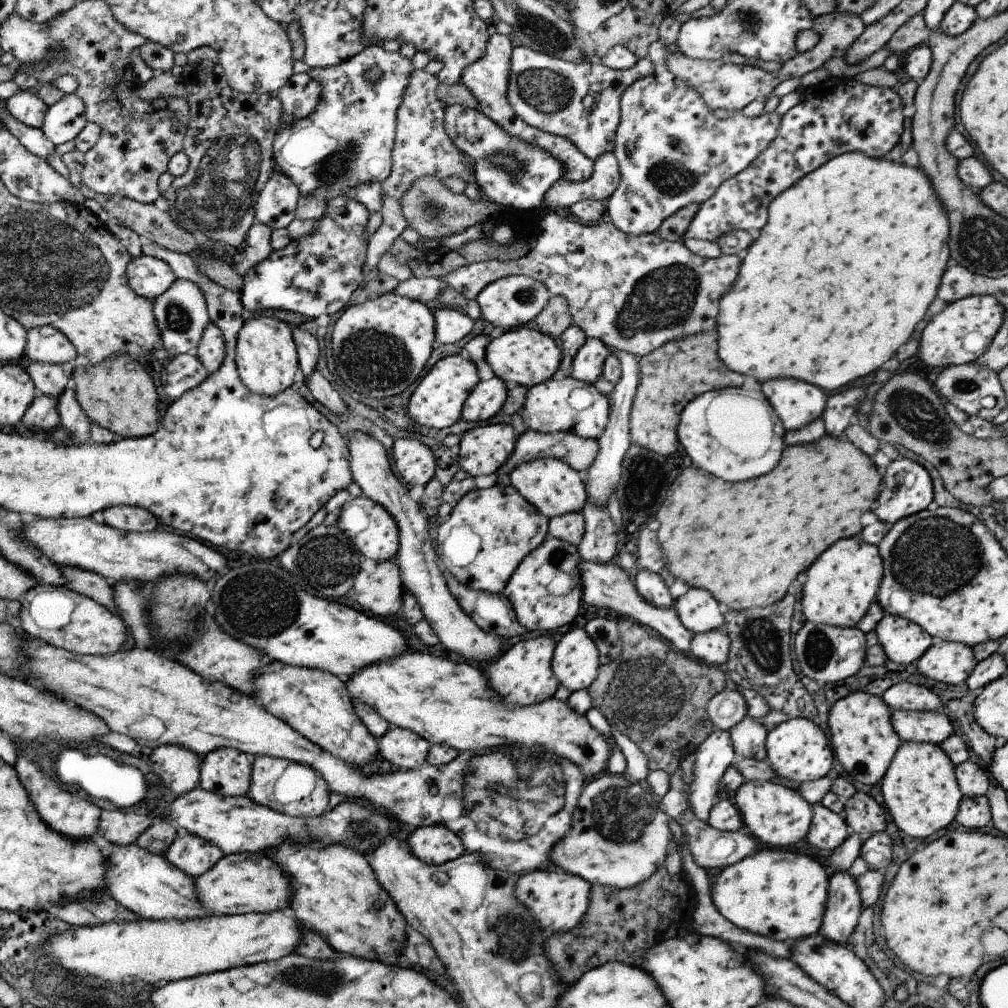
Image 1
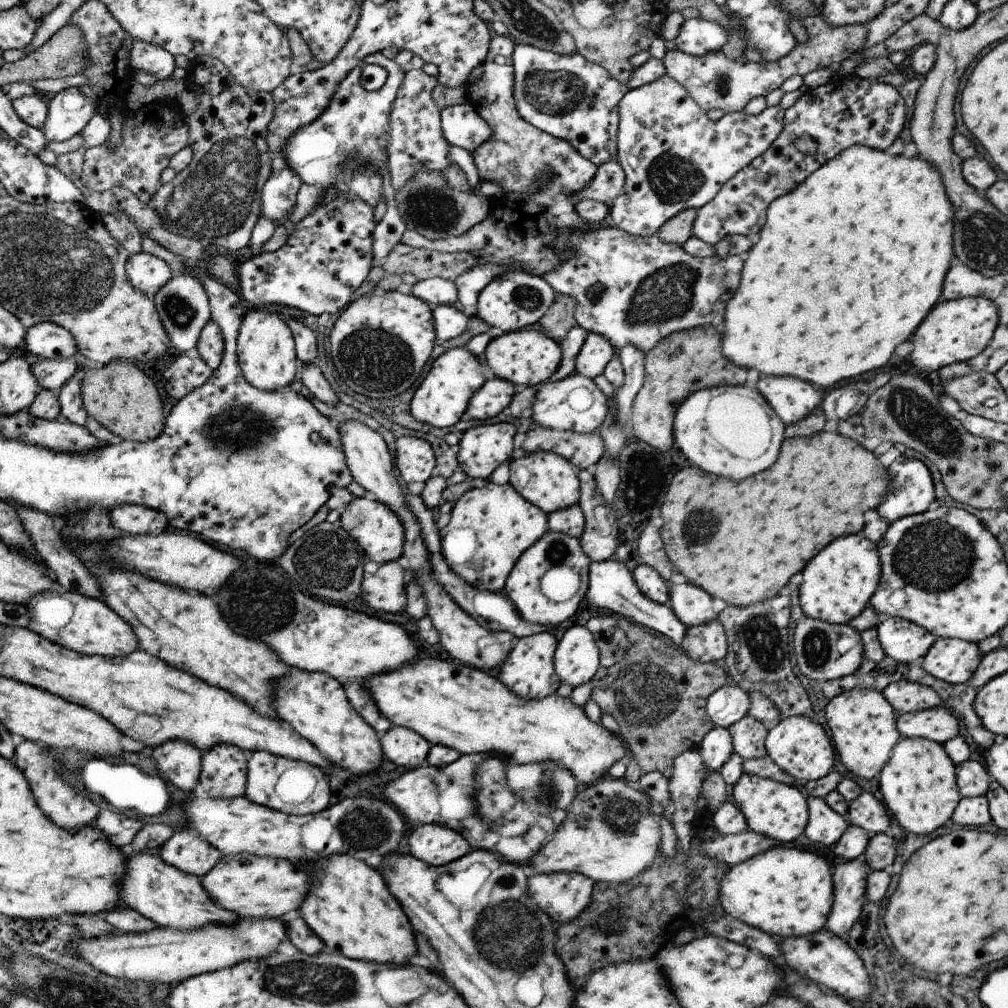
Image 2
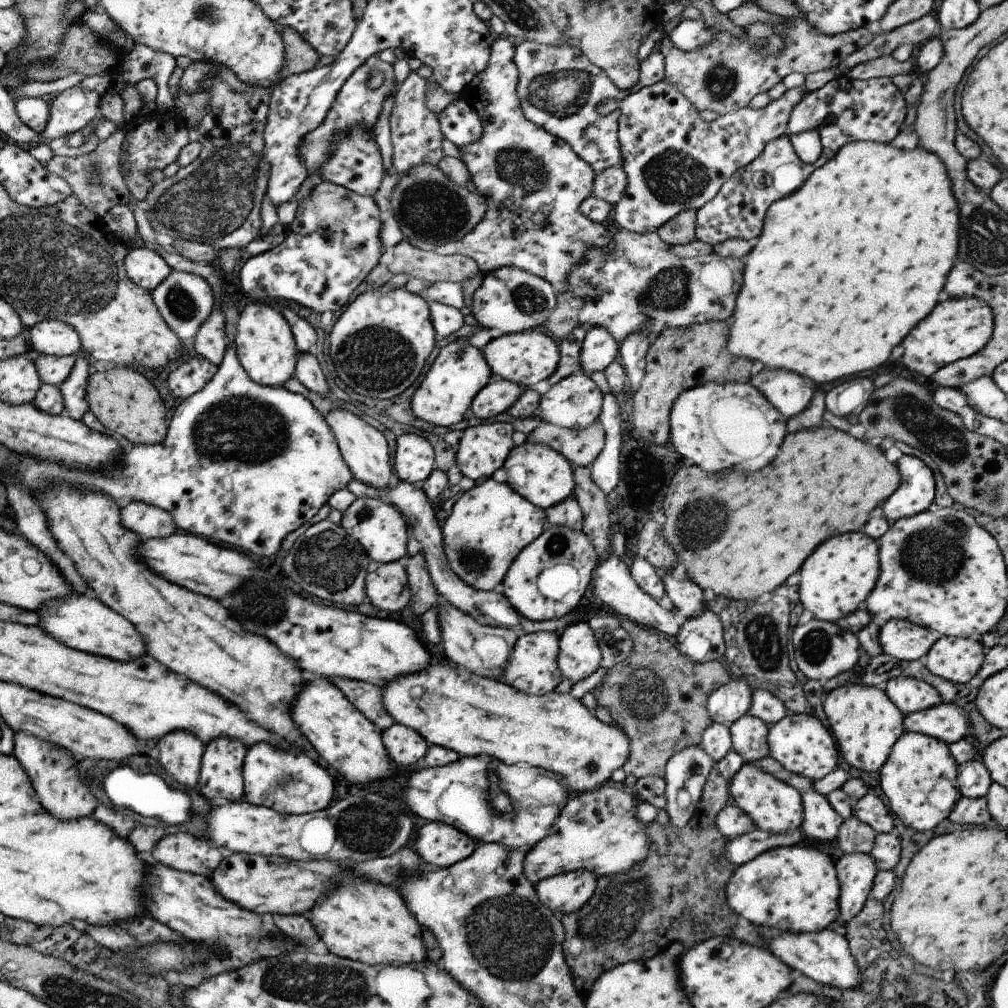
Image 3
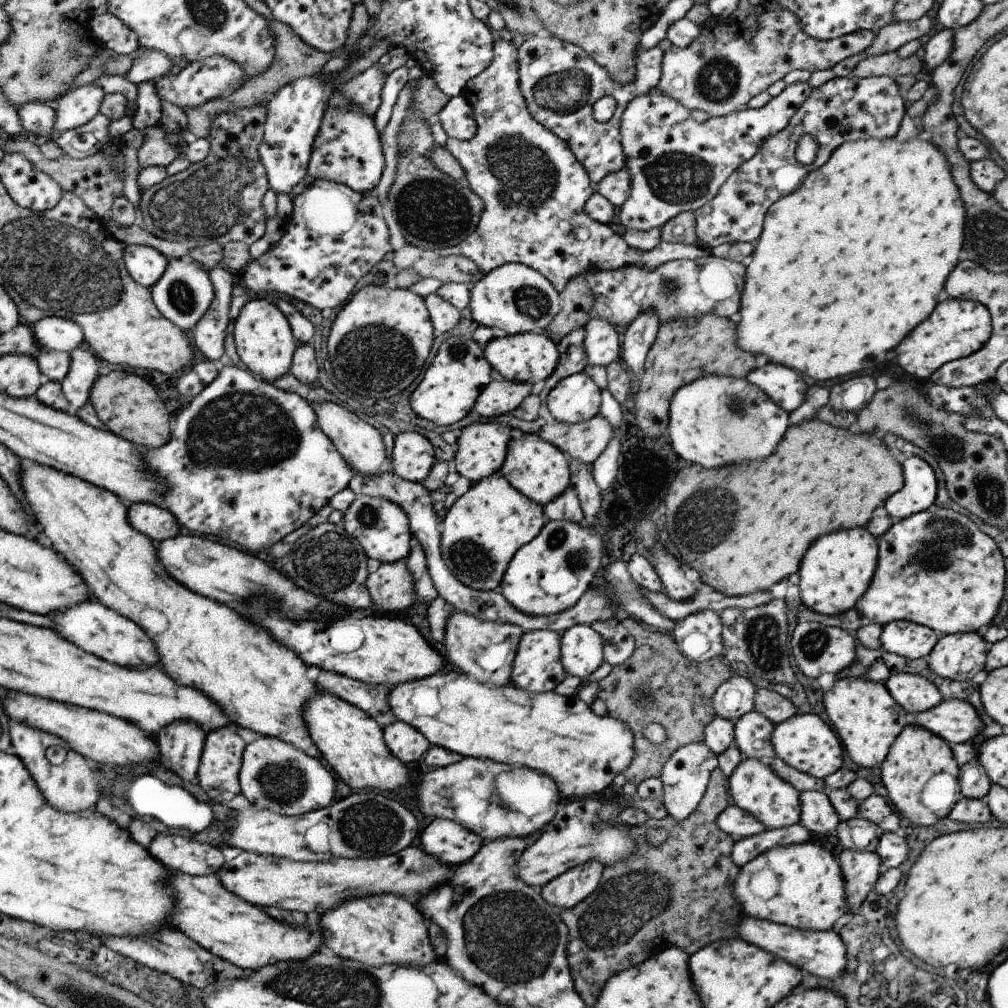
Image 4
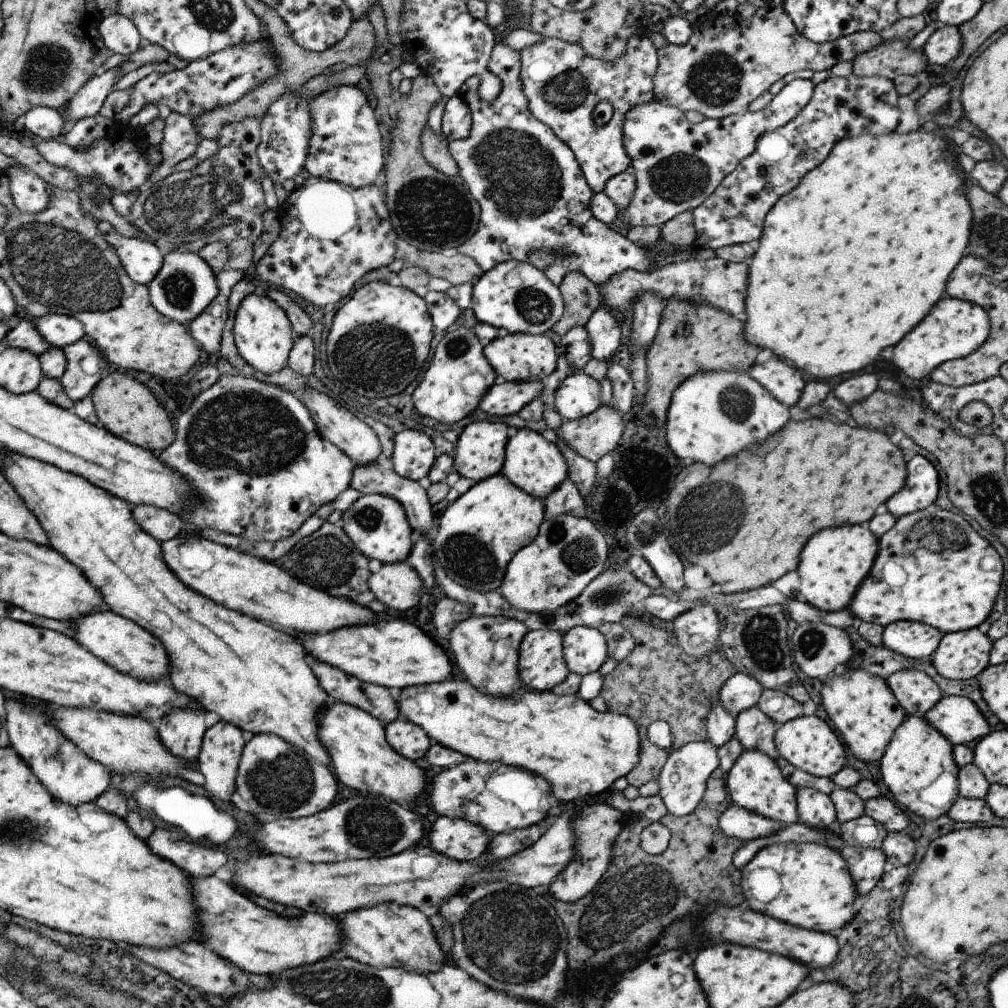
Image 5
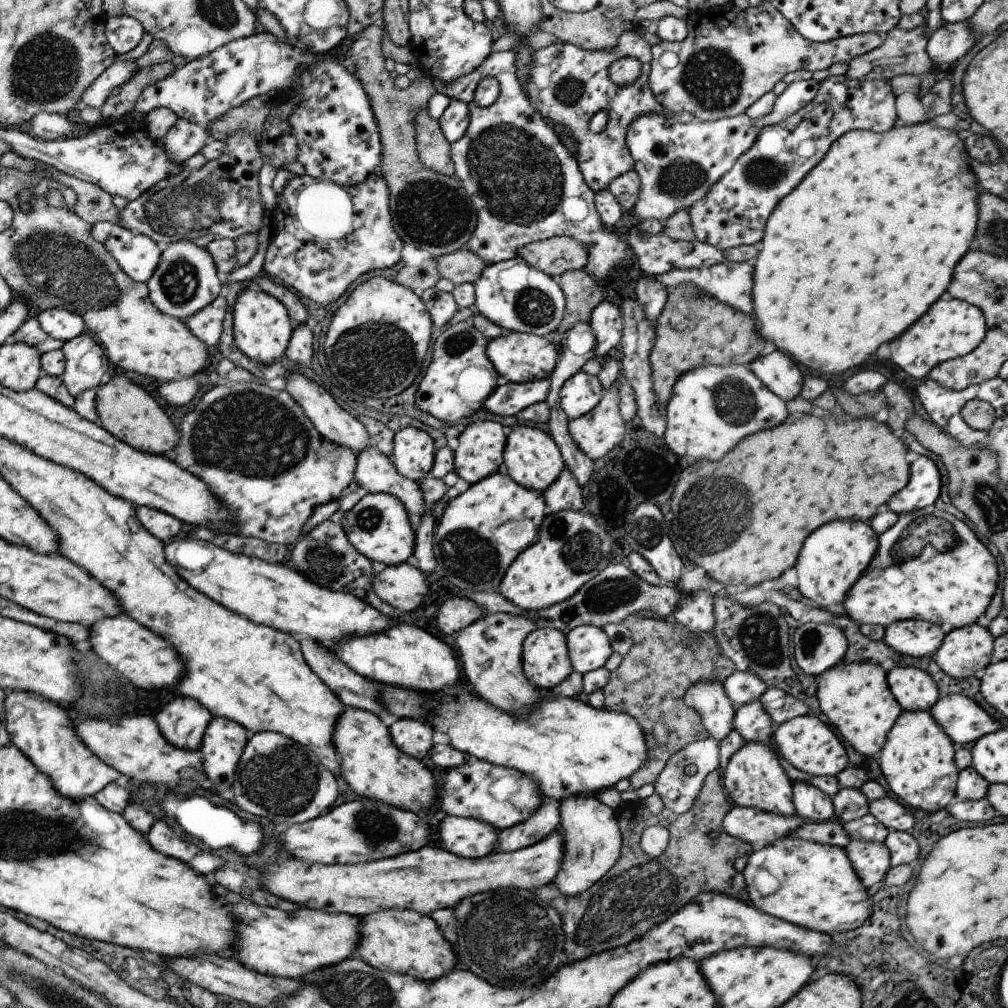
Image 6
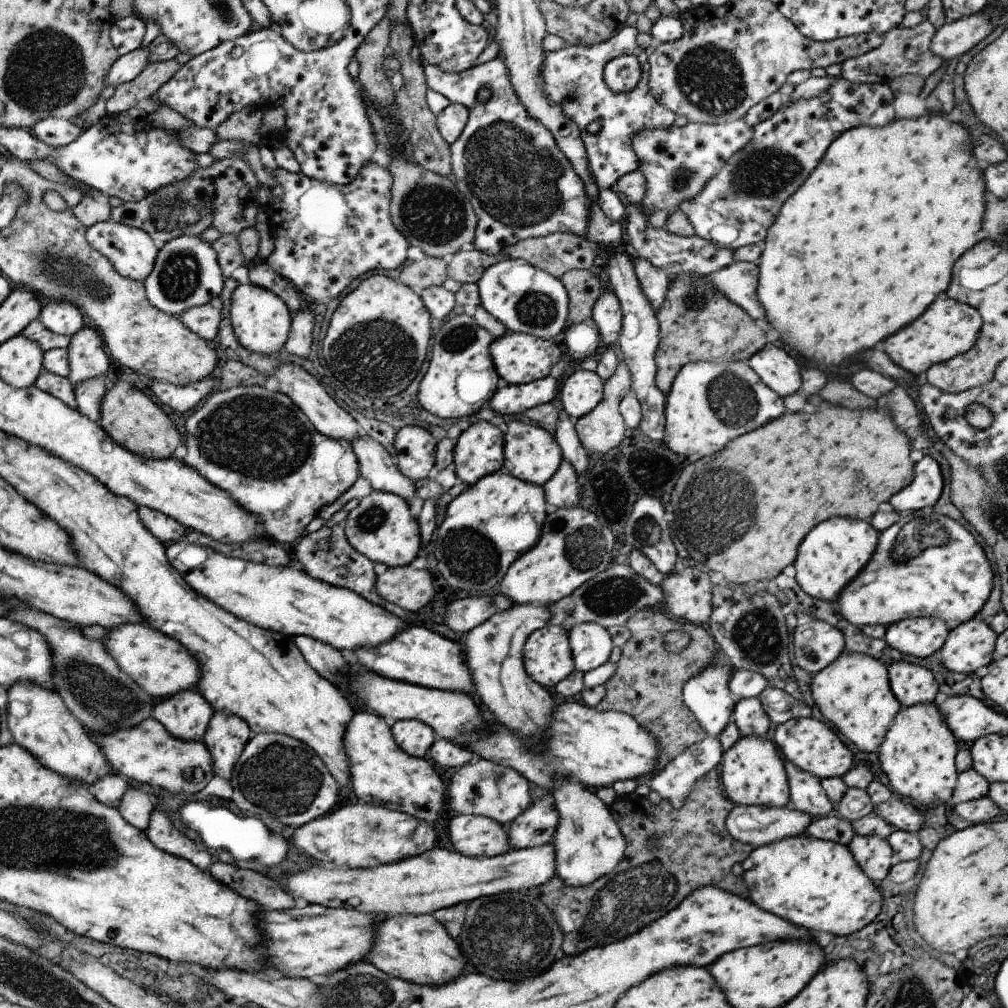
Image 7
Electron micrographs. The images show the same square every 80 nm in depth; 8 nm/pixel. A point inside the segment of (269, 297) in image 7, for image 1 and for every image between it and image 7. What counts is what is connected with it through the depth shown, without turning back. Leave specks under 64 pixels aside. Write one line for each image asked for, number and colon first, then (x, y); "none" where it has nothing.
1: (266, 358)
2: (265, 346)
3: (264, 343)
4: (264, 341)
5: (261, 328)
6: (261, 327)

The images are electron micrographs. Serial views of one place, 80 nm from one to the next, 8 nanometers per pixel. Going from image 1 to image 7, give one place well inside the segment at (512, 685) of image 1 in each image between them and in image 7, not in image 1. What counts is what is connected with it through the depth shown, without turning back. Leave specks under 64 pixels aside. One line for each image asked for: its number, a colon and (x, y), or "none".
2: (528, 670)
3: (532, 667)
4: (537, 668)
5: (542, 666)
6: (546, 662)
7: (547, 655)

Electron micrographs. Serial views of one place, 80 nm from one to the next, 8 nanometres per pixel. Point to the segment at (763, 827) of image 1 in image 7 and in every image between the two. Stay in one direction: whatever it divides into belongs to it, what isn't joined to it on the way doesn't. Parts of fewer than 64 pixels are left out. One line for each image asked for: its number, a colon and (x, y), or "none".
2: (780, 811)
3: (774, 806)
4: (754, 786)
5: (755, 782)
6: (754, 777)
7: (754, 773)

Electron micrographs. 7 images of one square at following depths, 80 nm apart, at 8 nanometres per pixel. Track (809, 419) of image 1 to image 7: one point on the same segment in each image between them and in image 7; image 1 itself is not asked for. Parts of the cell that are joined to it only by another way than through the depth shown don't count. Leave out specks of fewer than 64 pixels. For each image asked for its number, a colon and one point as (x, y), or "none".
2: (793, 400)
3: (789, 393)
4: (786, 388)
5: (784, 381)
6: (779, 373)
7: (777, 369)

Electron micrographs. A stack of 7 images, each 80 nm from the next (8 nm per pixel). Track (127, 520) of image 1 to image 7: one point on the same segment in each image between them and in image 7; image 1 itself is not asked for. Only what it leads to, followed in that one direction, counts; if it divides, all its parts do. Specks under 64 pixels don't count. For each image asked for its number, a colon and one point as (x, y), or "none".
2: (131, 519)
3: (151, 522)
4: (158, 523)
5: (164, 525)
6: (163, 526)
7: (168, 529)

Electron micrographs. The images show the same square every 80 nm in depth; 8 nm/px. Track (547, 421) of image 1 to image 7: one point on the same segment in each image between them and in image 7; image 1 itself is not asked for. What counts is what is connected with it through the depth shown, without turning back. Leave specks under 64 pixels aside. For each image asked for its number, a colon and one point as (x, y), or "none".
2: (575, 403)
3: (575, 401)
4: (576, 398)
5: (578, 395)
6: (580, 393)
7: (580, 392)

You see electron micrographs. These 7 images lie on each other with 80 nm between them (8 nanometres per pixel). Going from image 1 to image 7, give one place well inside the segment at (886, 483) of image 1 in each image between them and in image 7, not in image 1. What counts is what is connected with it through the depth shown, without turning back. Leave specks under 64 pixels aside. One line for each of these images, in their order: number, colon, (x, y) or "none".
2: (911, 489)
3: (915, 494)
4: (919, 491)
5: (921, 488)
6: (923, 489)
7: (926, 487)

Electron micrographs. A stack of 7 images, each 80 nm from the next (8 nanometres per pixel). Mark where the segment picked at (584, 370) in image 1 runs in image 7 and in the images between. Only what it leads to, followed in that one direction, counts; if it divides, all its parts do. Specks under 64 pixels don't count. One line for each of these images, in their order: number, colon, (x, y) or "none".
2: (597, 351)
3: (599, 348)
4: (601, 343)
5: (603, 326)
6: (606, 320)
7: (607, 313)

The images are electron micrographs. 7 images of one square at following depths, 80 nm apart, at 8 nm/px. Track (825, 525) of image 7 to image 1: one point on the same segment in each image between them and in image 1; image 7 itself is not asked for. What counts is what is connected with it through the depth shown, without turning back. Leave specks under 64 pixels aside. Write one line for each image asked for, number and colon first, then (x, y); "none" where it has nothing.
1: (842, 584)
2: (837, 585)
3: (837, 577)
4: (836, 571)
5: (833, 564)
6: (834, 557)

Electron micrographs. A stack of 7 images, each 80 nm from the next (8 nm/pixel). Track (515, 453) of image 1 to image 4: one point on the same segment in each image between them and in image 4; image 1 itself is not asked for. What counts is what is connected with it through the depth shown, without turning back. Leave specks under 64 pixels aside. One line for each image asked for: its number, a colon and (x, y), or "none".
2: (583, 450)
3: (580, 446)
4: (585, 441)

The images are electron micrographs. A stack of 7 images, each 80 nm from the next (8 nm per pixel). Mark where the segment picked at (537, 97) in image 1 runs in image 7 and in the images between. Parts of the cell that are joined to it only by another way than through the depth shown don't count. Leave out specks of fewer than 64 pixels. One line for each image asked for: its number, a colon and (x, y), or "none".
2: (566, 96)
3: (559, 88)
4: (559, 81)
5: (563, 84)
6: (567, 85)
7: (573, 76)

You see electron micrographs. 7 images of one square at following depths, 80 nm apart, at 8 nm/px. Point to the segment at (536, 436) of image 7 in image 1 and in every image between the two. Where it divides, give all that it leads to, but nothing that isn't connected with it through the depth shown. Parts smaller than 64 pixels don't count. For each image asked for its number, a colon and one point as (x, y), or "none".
1: (550, 484)
2: (546, 479)
3: (539, 473)
4: (539, 470)
5: (533, 462)
6: (531, 457)

